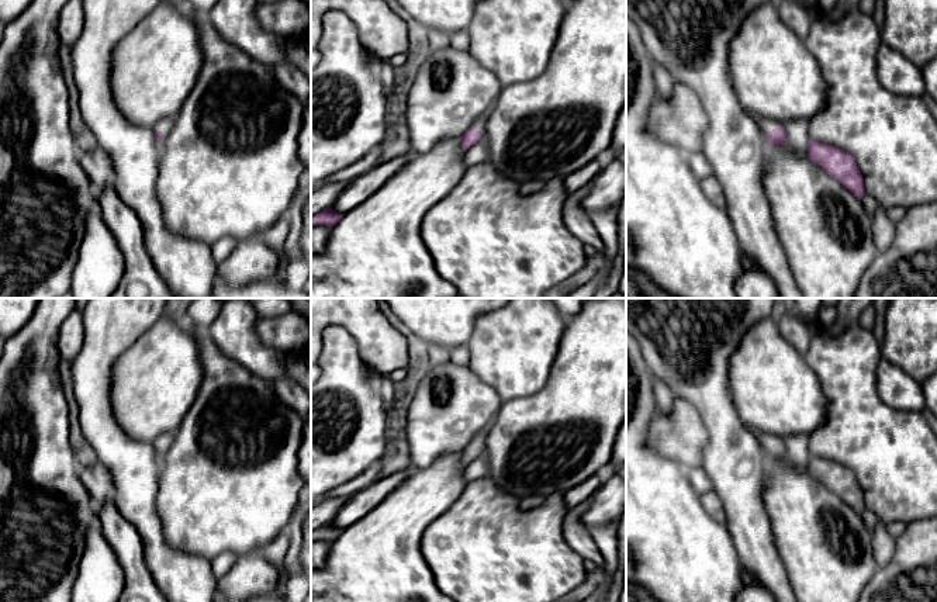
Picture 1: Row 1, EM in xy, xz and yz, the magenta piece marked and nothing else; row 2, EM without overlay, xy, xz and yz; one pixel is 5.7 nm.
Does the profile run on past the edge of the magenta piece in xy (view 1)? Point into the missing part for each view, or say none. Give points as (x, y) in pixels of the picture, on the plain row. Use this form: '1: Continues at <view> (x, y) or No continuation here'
1: No continuation here

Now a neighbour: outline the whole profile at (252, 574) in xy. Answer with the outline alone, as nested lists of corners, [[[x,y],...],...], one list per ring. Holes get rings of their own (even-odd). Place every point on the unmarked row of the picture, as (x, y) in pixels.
[[[262,551],[239,556],[232,568],[217,579],[217,588],[232,601],[269,594],[279,584],[280,568],[269,563]]]

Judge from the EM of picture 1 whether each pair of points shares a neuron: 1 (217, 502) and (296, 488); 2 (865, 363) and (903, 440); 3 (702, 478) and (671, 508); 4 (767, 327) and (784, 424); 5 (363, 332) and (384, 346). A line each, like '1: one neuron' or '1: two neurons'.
1: one neuron
2: one neuron
3: two neurons
4: one neuron
5: one neuron

